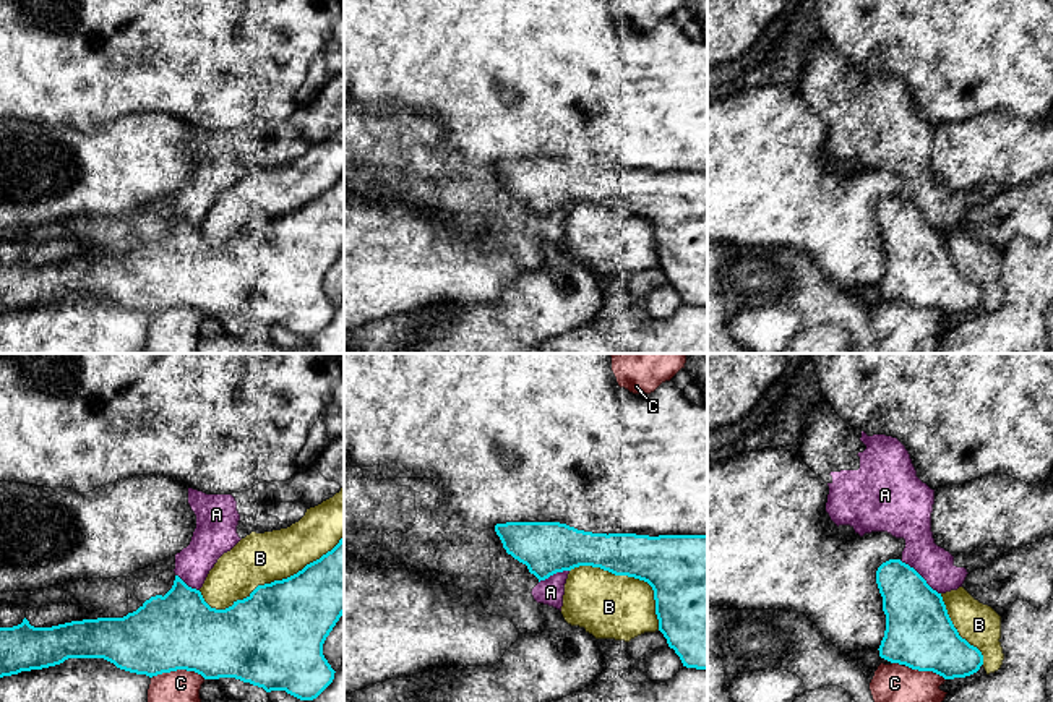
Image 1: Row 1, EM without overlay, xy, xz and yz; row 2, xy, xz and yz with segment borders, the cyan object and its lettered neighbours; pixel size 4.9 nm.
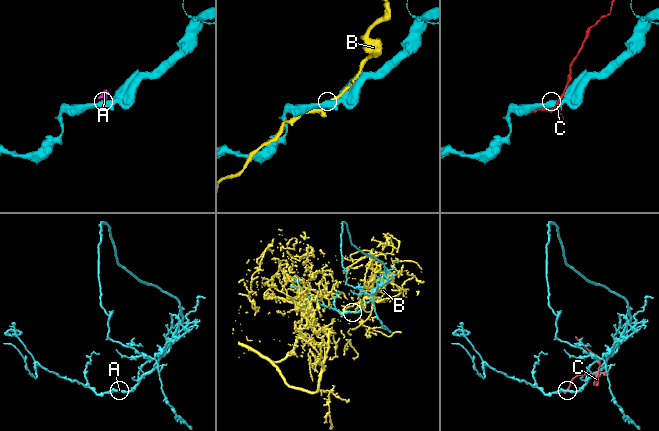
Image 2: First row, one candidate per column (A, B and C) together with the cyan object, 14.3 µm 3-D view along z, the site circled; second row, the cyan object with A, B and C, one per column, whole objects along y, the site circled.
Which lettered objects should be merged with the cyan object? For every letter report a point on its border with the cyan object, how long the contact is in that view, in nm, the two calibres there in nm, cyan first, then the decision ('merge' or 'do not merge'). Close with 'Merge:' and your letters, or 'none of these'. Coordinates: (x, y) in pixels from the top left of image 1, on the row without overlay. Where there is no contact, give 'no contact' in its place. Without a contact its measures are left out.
A: yz (920, 213) | 260 nm | 320/180 nm | do not merge
B: xy (271, 219) | 750 nm | 460/260 nm | do not merge
C: xy (180, 305) | 260 nm | 380/260 nm | do not merge
Merge: none of these

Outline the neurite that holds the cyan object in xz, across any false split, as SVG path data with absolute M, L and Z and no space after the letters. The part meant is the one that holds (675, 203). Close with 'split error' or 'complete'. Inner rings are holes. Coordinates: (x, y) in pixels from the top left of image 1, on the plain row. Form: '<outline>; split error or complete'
M506 159L495 169L539 219L579 203L647 219L668 284L683 303L707 306L707 172L607 172L560 159Z; complete

